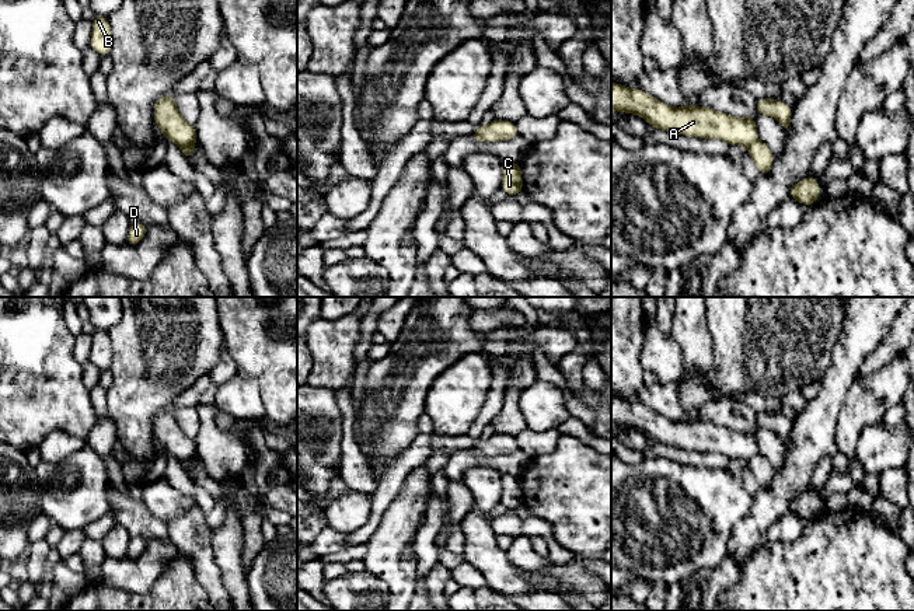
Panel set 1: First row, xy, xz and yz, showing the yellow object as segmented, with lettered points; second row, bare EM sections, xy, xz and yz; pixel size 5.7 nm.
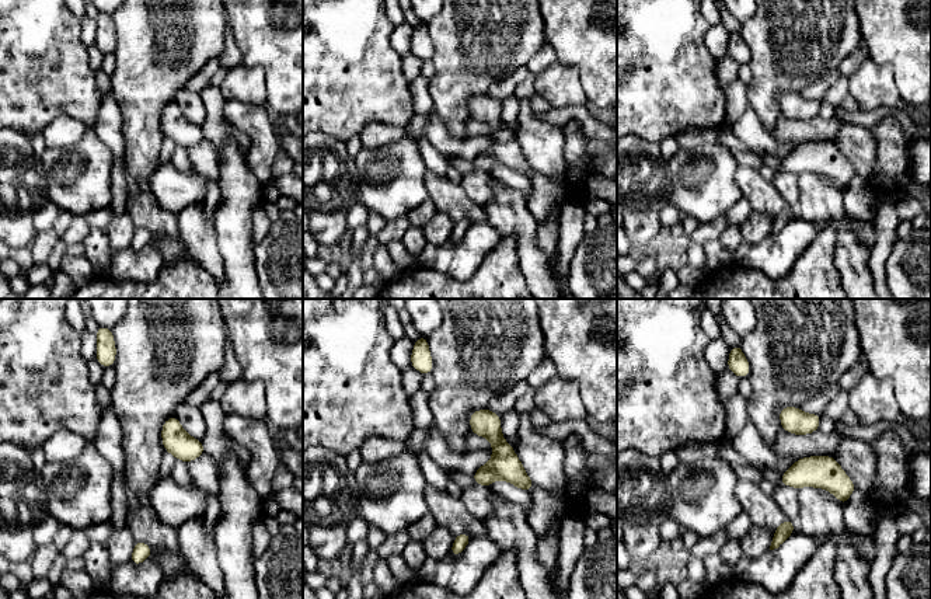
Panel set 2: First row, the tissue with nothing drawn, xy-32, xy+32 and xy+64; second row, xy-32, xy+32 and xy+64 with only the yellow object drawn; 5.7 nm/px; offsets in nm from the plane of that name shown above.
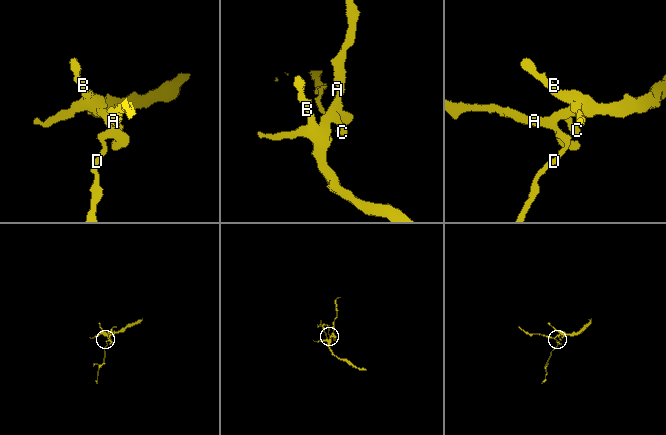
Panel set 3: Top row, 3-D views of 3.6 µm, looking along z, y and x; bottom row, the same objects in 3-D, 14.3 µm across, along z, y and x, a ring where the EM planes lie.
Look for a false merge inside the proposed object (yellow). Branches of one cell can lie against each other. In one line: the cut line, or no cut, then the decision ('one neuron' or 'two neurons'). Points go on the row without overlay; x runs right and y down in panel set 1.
xy (195, 454), (180, 460) | two neurons

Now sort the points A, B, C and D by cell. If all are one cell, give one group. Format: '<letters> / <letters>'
A B C / D

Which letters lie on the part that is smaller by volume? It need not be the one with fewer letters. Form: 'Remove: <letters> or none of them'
Remove: D

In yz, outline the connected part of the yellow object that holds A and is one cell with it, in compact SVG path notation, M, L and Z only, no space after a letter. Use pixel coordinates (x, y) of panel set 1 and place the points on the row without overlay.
M611 397L611 423L642 430L655 443L744 460L757 454L756 432L737 432L700 419L671 422L641 402Z

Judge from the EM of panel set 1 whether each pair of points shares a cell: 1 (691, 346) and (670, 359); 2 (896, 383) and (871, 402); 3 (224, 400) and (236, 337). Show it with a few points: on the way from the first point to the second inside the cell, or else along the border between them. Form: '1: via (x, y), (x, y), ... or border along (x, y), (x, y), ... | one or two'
1: border along (672, 337), (681, 352), (684, 372) | two
2: via (890, 383), (876, 397) | one
3: border along (223, 346), (234, 362), (236, 372), (255, 380) | two

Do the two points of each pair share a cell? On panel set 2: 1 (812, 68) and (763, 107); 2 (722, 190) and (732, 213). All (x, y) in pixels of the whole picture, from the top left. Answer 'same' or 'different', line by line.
1: same
2: different

